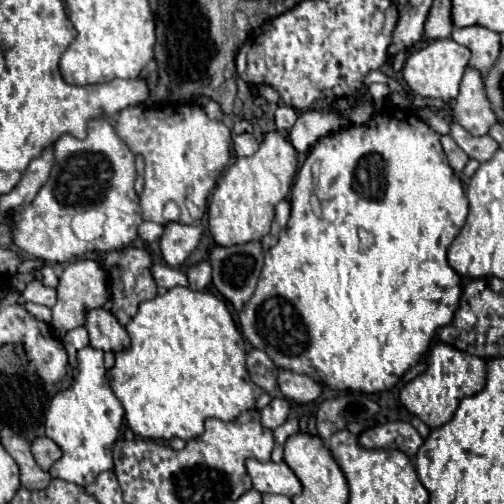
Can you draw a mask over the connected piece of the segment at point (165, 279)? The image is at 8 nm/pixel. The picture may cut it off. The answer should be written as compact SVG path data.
M155 264L151 268L153 272L153 278L157 282L157 286L163 286L163 288L173 288L173 286L189 286L189 280L187 276L177 270L177 268L169 268L169 266L161 266L161 264Z

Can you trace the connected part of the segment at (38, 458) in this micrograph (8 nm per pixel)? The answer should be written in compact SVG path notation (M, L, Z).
M47 436L43 438L35 438L31 442L31 452L35 462L47 472L59 458L61 458L61 448L57 448L57 444L53 444L53 440L49 440Z

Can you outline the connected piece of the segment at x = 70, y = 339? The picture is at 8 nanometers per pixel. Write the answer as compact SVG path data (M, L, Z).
M75 328L73 332L69 332L65 338L63 338L63 346L67 350L68 363L72 369L77 367L77 352L81 348L85 348L89 344L89 338L87 338L87 330L85 328Z

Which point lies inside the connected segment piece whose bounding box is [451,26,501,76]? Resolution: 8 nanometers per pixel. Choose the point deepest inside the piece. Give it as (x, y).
(484, 44)

